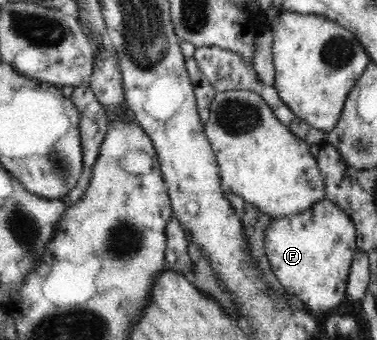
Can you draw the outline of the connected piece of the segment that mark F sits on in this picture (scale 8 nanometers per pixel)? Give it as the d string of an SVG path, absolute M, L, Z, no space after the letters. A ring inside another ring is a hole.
M321 200L292 217L279 217L267 226L263 235L265 263L271 266L288 294L295 294L308 310L321 314L346 299L348 275L356 244L352 219L333 202Z

